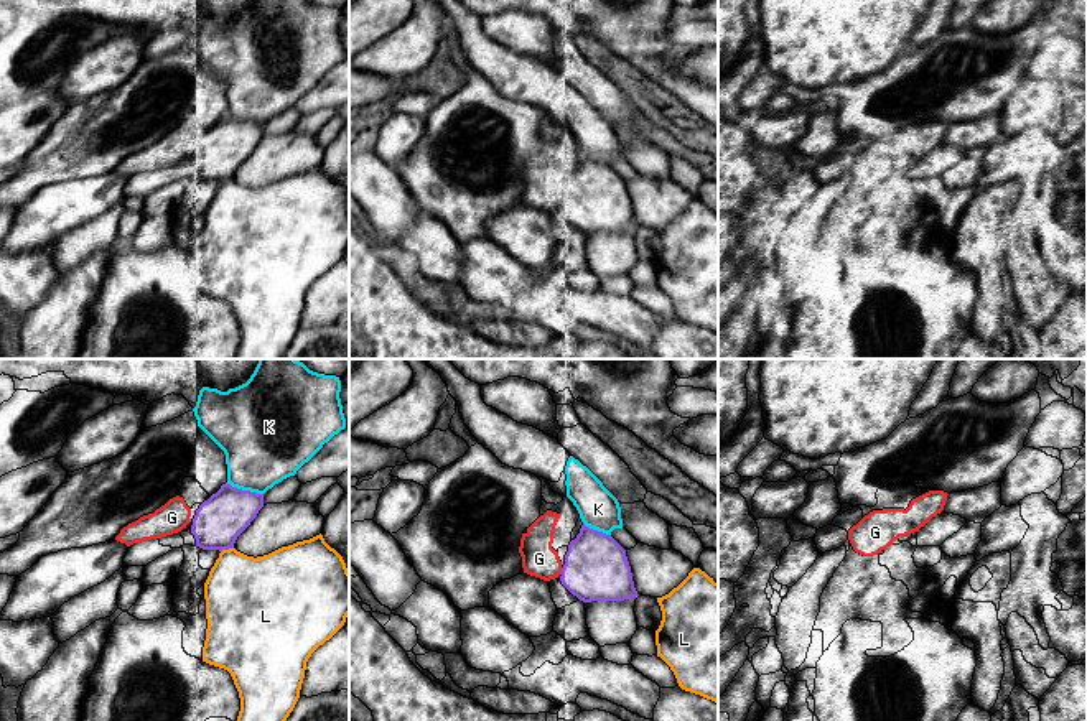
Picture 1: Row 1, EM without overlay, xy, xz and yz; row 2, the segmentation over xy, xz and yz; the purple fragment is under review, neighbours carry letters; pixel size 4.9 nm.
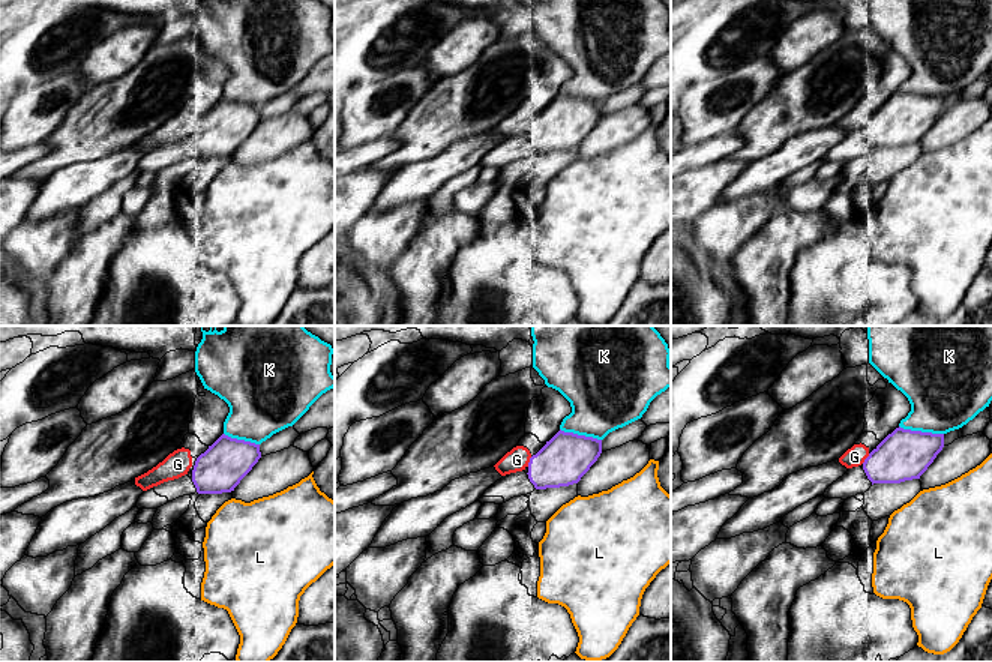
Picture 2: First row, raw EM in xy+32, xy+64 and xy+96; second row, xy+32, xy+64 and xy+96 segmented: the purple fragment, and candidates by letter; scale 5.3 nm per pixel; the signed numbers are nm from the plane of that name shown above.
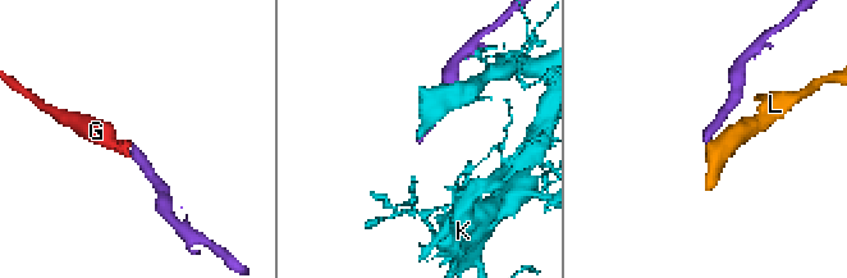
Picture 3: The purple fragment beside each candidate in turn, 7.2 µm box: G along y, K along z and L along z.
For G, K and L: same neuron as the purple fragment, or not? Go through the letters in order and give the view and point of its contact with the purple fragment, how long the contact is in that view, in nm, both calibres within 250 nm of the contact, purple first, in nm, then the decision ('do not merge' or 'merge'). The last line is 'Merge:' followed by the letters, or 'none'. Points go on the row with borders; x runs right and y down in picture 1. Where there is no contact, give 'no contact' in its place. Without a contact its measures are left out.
G: contact xz (562, 572); length 40 nm; calibres 320 and 170 nm; merge
K: contact xy (244, 491); length 190 nm; calibres 240 and 380 nm; do not merge
L: contact xy (226, 548); length 70 nm; calibres 240 and 380 nm; do not merge
Merge: G

